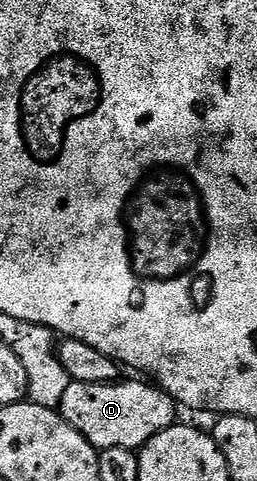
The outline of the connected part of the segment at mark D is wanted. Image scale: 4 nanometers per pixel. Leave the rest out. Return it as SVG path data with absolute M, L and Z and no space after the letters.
M71 381L64 393L64 401L60 408L62 419L68 421L68 425L72 425L72 429L79 431L98 451L116 449L117 447L141 449L147 441L156 437L156 433L175 426L174 410L176 410L176 404L167 391L150 381L142 381L146 383L122 382L76 383Z

